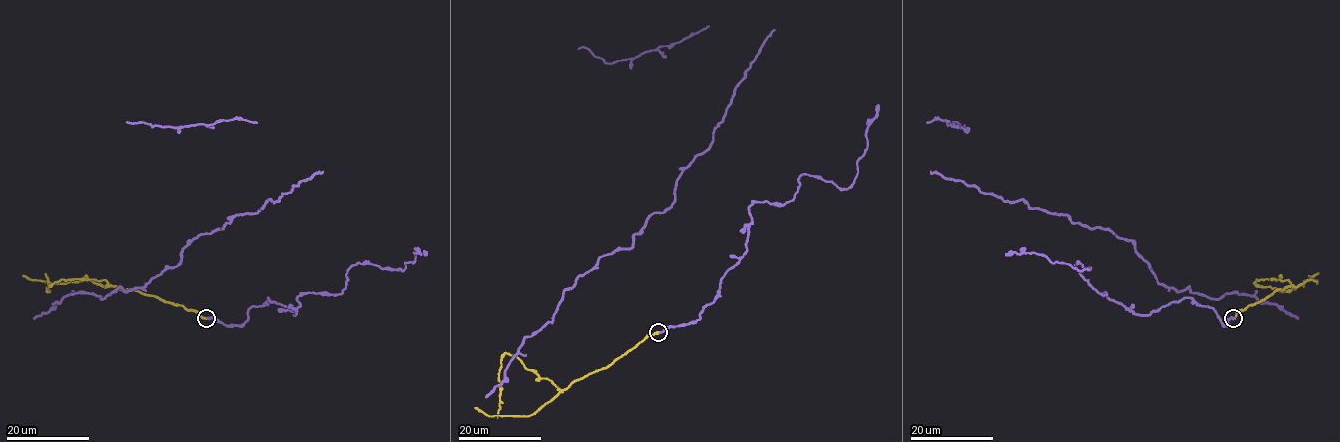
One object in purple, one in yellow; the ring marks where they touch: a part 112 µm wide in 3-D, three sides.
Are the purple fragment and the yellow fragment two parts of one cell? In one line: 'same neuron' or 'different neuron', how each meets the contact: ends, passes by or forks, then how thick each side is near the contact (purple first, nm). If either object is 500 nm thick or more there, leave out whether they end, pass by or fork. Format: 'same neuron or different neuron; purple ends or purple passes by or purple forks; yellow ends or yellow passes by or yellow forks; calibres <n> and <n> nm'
different neuron; purple ends; yellow ends; calibres 320 and 320 nm

